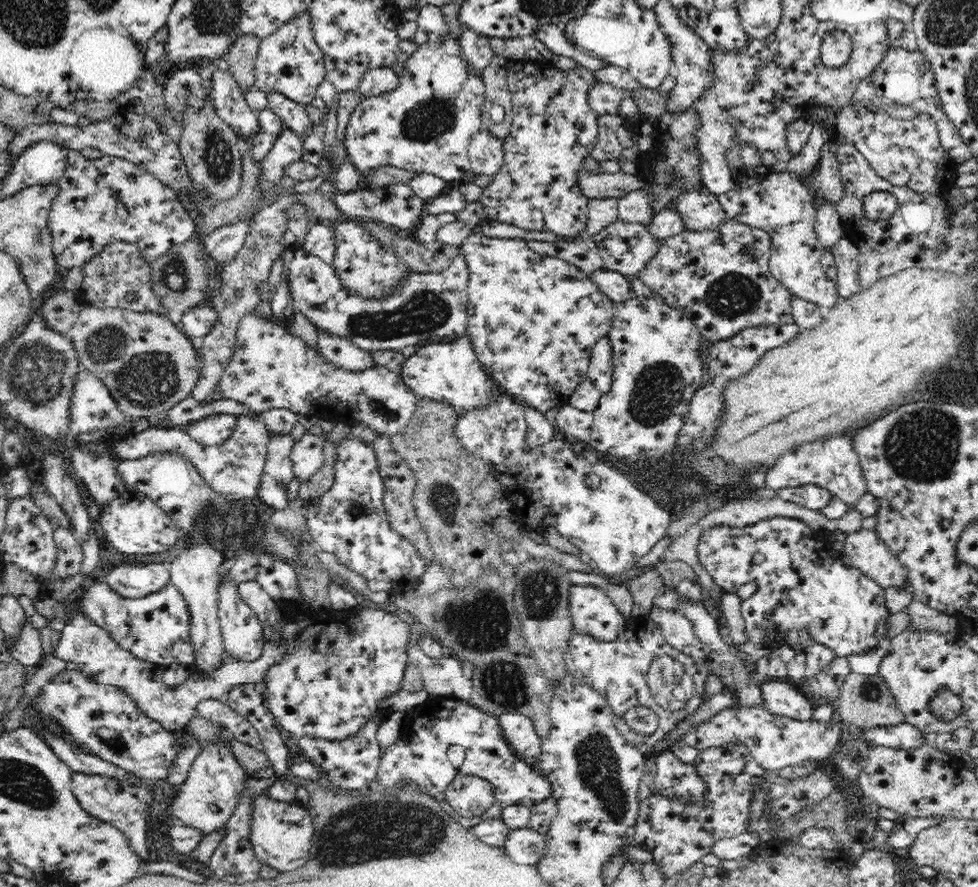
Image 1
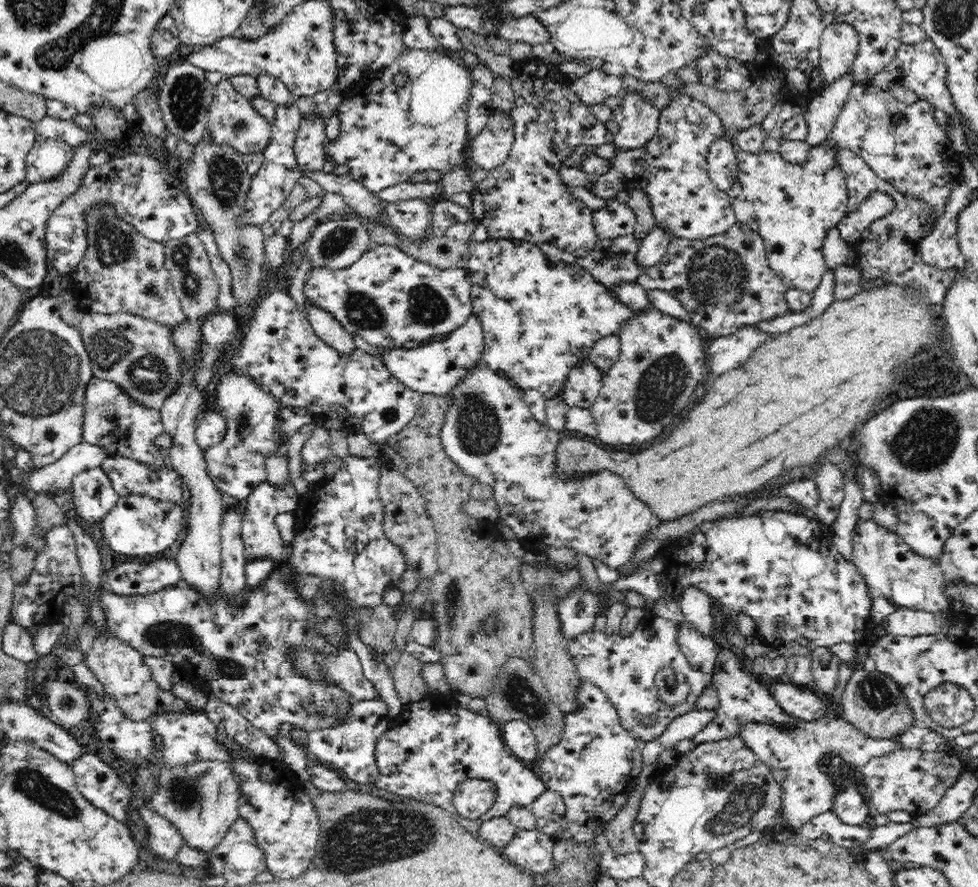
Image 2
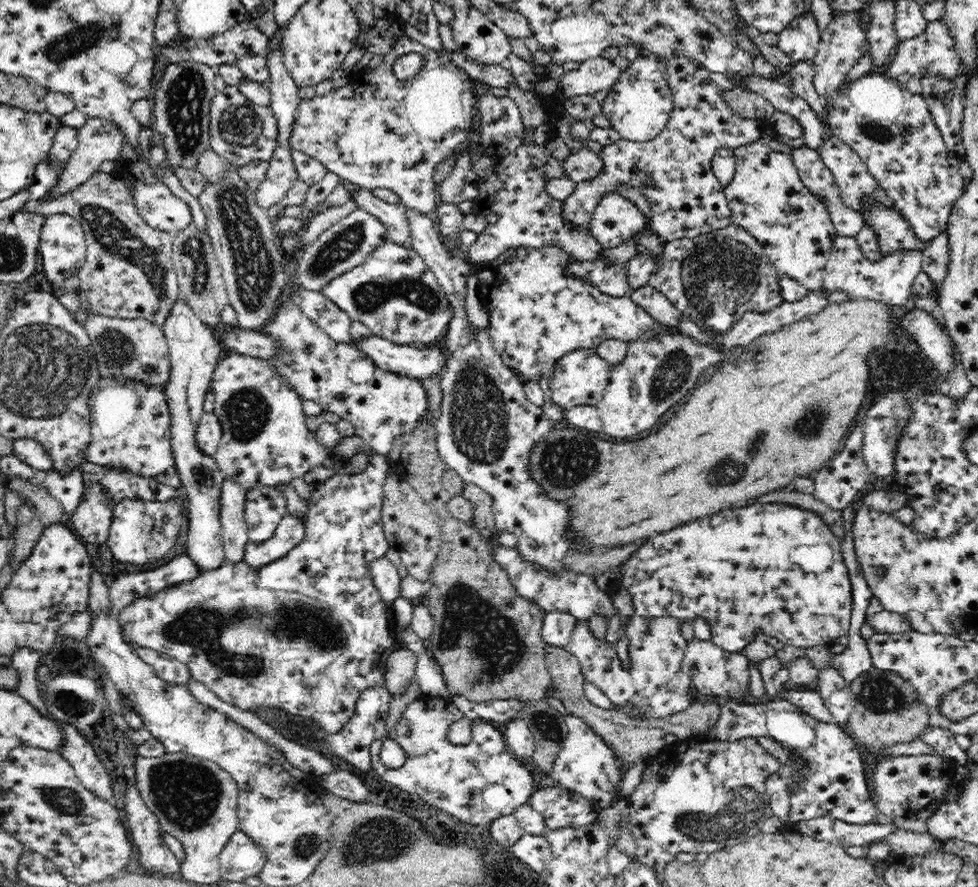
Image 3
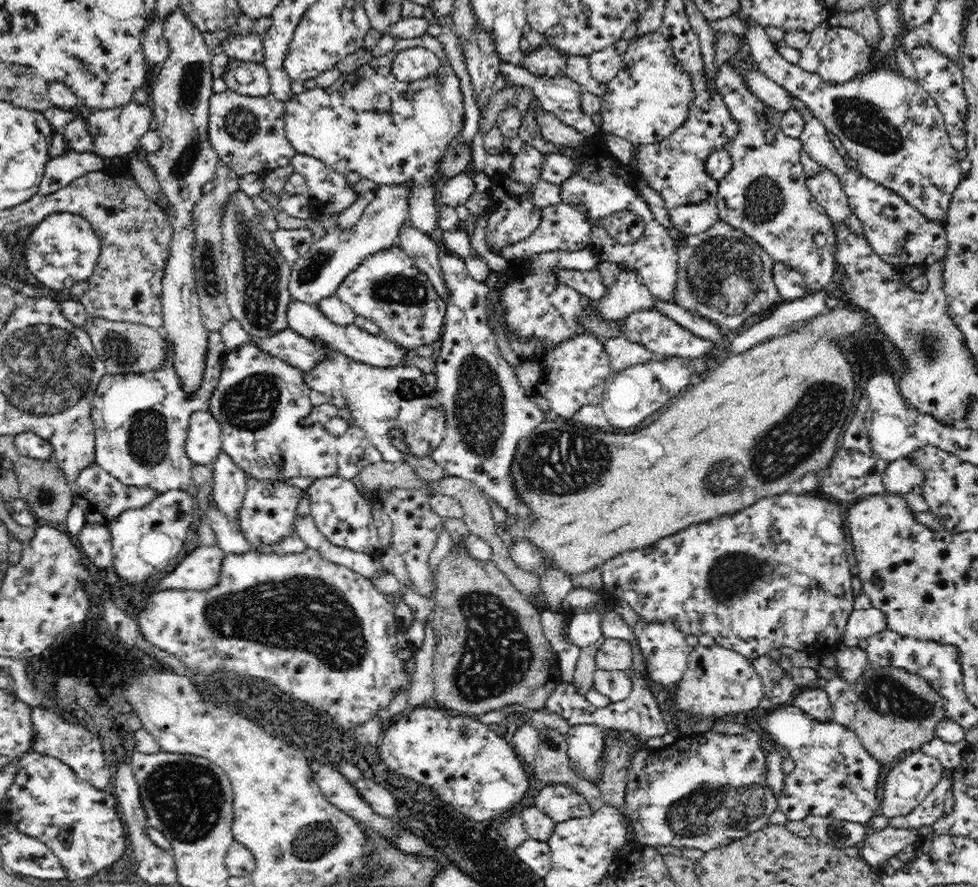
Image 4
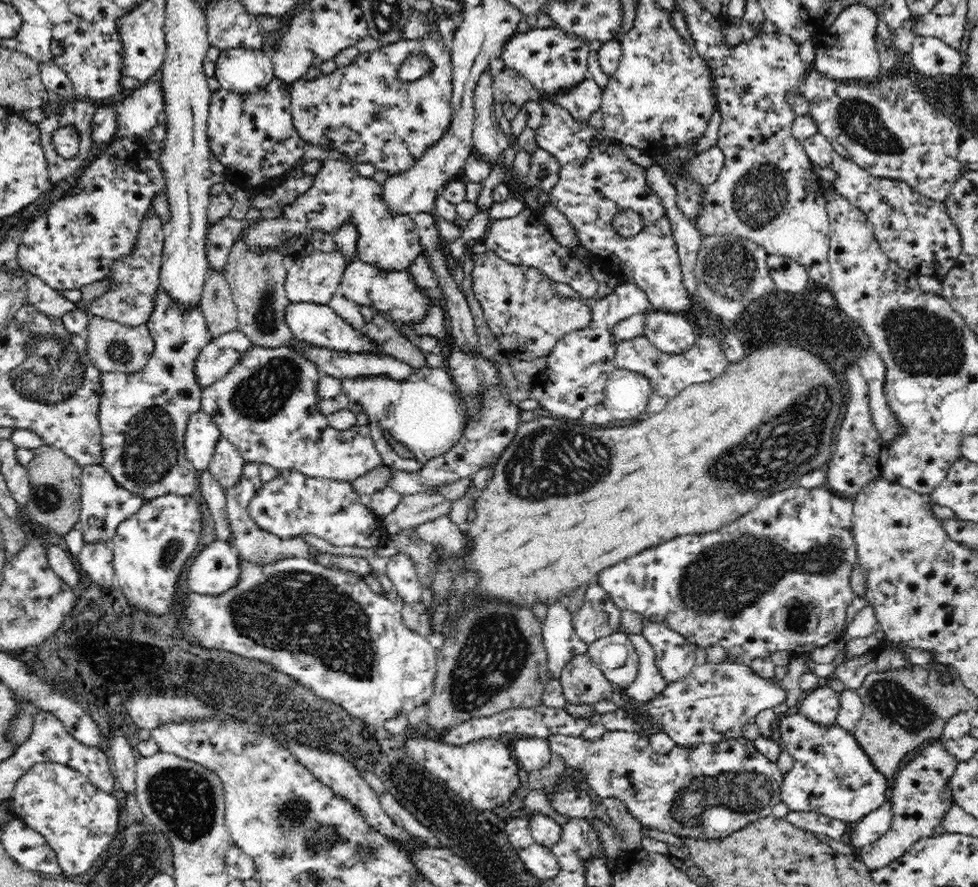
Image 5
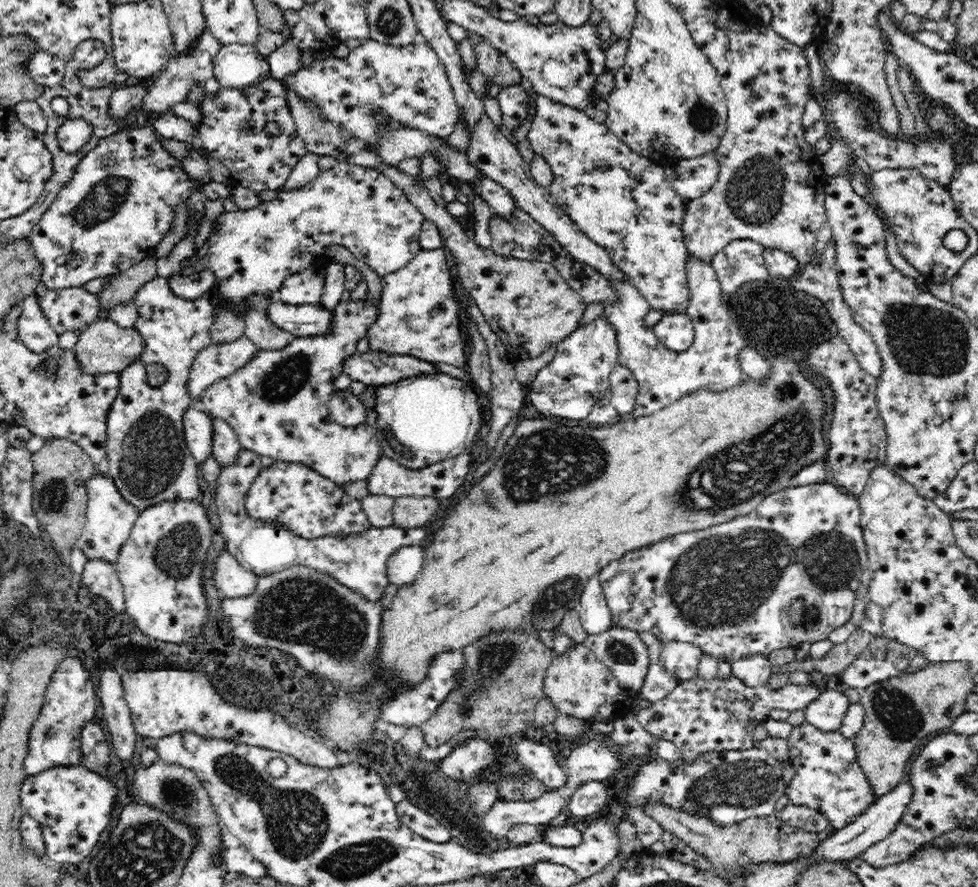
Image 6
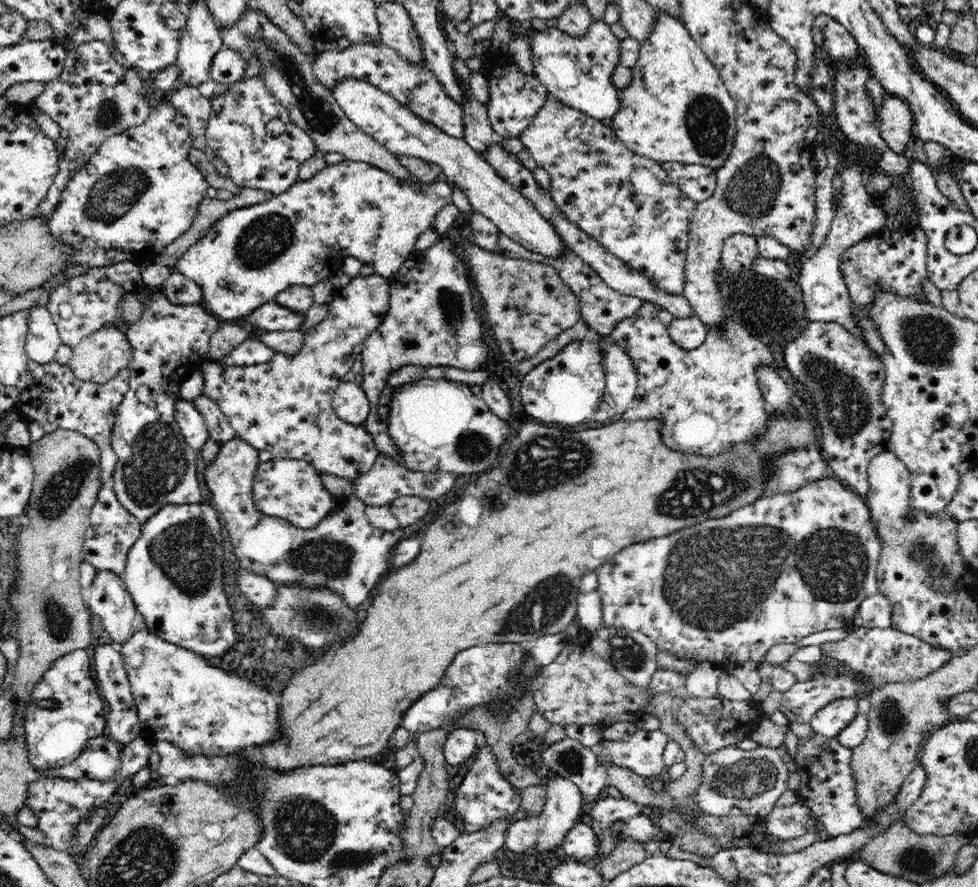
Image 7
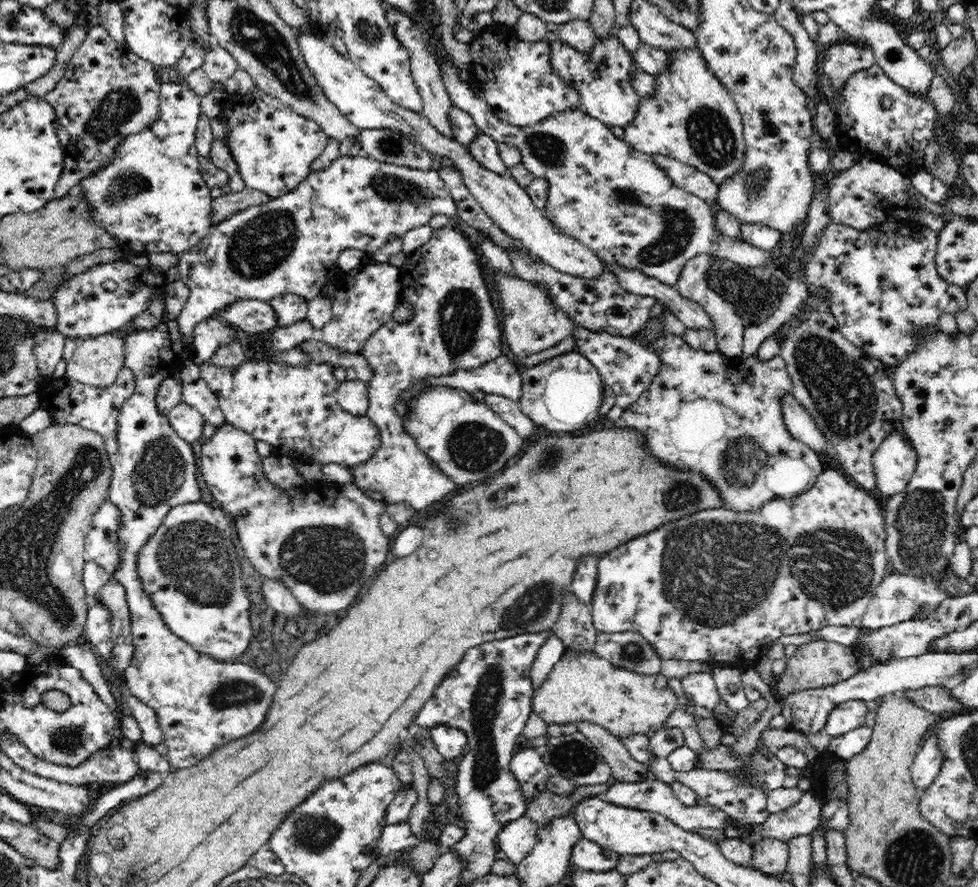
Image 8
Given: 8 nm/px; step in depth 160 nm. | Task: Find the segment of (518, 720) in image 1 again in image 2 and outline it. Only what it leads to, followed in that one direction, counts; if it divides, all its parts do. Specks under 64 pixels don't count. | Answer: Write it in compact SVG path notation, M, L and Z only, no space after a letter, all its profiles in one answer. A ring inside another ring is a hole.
M514 718L502 722L501 727L505 745L515 757L530 764L536 761L539 754L537 742L534 731L527 722Z

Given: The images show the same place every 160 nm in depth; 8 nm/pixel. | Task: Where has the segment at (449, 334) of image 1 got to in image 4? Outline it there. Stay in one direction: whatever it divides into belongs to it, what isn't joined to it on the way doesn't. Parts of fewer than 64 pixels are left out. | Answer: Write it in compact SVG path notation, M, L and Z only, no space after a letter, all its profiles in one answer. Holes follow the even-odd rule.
M396 244L371 254L336 288L335 295L379 328L379 334L415 351L422 344L436 346L445 323L445 300L431 278Z

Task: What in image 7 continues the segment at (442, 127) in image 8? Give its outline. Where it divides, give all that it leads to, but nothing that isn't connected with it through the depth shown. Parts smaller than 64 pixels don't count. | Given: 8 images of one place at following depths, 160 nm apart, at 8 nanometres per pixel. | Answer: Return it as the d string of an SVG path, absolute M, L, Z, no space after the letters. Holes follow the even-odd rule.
M382 2L374 10L374 17L378 21L380 43L397 50L410 61L424 60L416 27L402 4Z

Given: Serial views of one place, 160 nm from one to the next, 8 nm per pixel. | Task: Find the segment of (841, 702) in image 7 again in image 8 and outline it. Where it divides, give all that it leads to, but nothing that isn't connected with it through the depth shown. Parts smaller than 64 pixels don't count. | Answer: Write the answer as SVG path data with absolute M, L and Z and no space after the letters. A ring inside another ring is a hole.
M848 701L837 704L824 718L824 732L828 736L837 737L864 723L867 707L862 701Z

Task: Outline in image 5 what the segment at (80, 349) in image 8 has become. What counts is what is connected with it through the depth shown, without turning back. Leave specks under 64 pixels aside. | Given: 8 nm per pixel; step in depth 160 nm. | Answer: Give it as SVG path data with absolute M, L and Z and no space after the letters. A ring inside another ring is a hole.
M90 316L85 335L88 341L88 354L95 359L101 370L106 372L138 373L148 364L156 351L155 338L152 338L147 324L126 326L115 320Z

